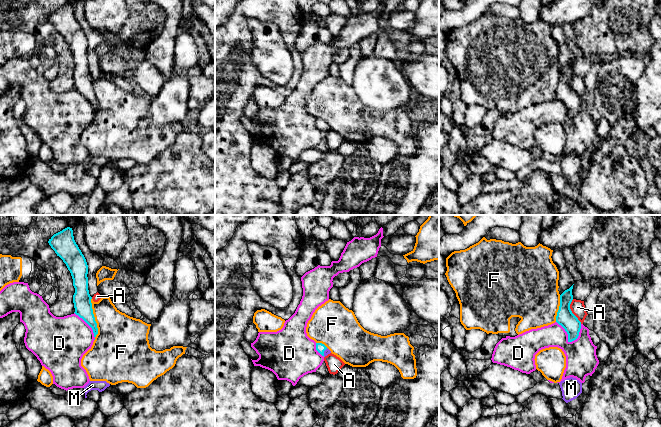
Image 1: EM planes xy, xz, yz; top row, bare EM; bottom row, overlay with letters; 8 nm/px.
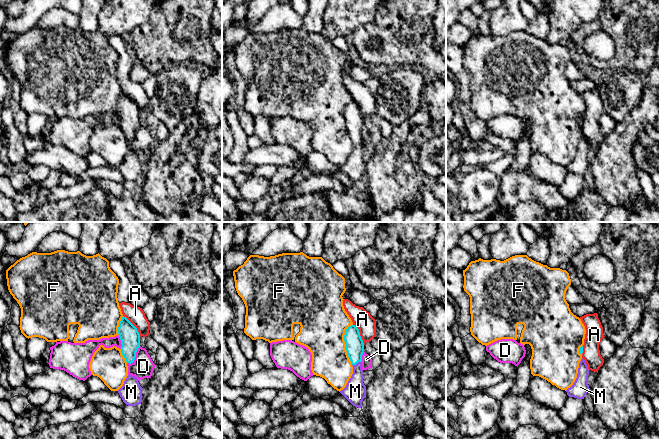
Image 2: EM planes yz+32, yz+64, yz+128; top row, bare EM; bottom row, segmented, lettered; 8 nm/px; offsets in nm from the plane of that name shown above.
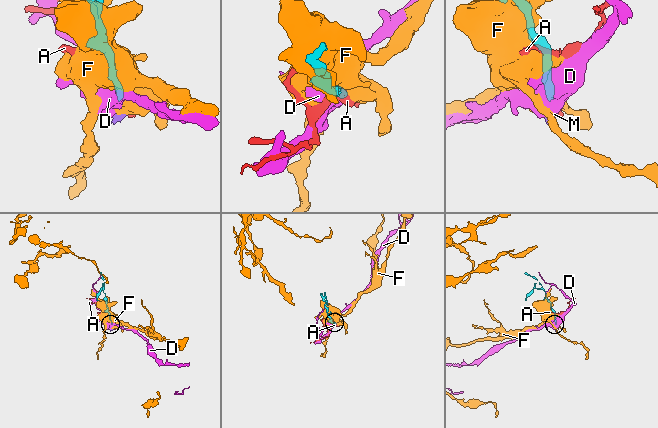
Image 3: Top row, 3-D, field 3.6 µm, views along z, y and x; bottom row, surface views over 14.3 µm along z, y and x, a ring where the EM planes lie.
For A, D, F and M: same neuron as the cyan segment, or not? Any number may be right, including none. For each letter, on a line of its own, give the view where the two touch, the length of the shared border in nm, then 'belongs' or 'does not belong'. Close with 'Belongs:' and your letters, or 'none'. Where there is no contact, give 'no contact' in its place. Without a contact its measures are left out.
A: meets cyan in yz; contact 220 nm long; does not belong
D: meets cyan in yz; contact 220 nm long; does not belong
F: meets cyan in xy; contact 320 nm long; does not belong
M: meets cyan in xz; contact 80 nm long; belongs
Belongs: M

